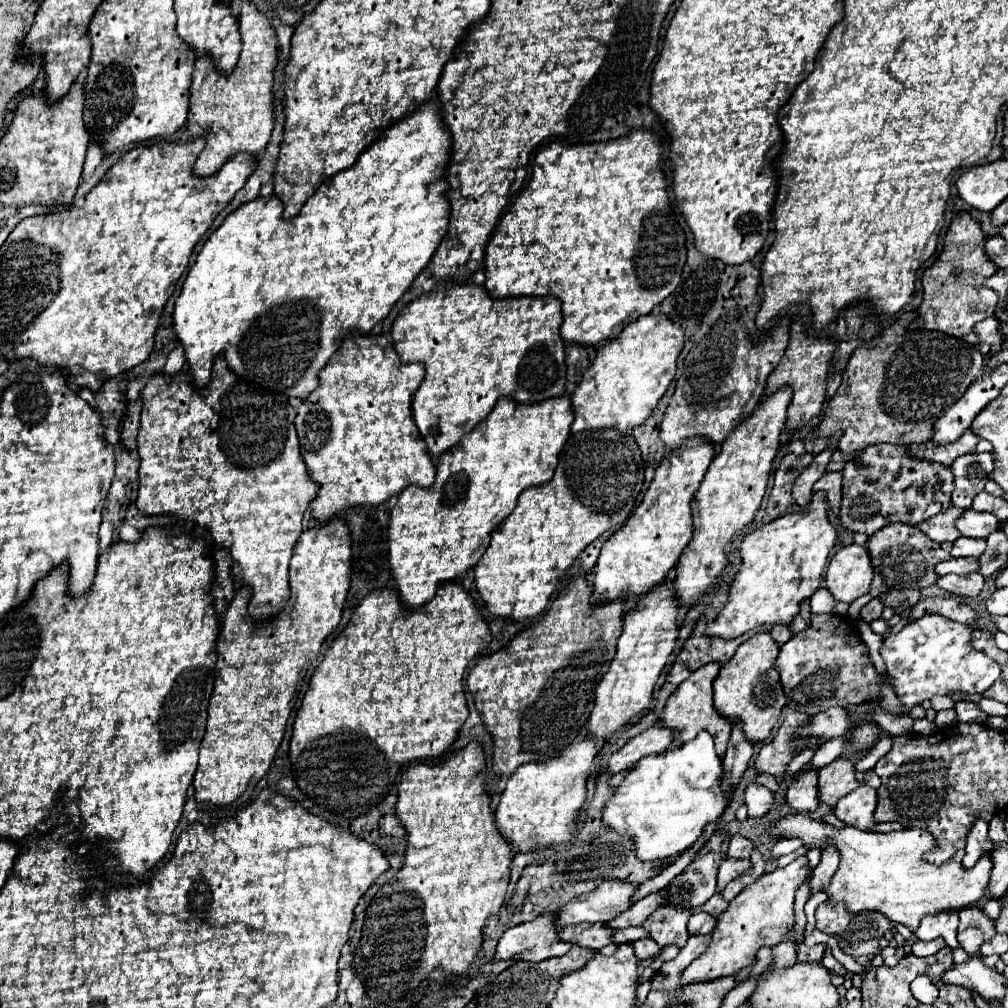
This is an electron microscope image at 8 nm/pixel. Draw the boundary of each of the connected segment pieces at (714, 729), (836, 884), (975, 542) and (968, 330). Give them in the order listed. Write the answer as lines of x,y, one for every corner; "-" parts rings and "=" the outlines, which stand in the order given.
720,663
704,665
702,669
694,671
684,683
680,683
678,689
666,701
666,707
660,713
660,721
662,721
662,727
672,729
672,733
674,733
674,739
672,739
670,747
680,747
680,745
688,743
690,739
694,739
700,731
706,729
714,737
716,753
720,753
724,757
726,745
728,745
728,739
730,739
730,733
732,733
732,725
712,705
712,683
714,683
718,671
720,671
=
794,813
780,817
766,833
774,839
798,837
808,849
824,849
824,841
836,843
836,849
840,849
840,865
832,875
830,887
824,889
828,893
828,903
844,903
850,913
884,913
890,921
906,925
912,933
918,929
920,919
928,913
938,913
950,907
962,909
980,901
986,893
992,871
992,861
988,857
984,857
984,861
978,861
976,867
964,869
960,863
962,851
958,851
958,855
954,855
944,865
926,863
922,855
932,851
936,847
936,841
924,829
902,829
894,833
862,831
848,825
834,829
826,821
812,819
804,813
=
960,537
954,541
954,547
950,551
952,557
980,557
980,553
984,553
986,549
986,541
984,539
968,539
968,537
=
960,213
950,223
944,247
932,267
924,271
924,299
918,307
918,315
924,321
924,329
942,331
952,337
958,337
970,345
978,343
974,335
974,323
992,317
996,309
996,293
984,287
984,279
992,277
998,267
984,255
984,233
980,223
968,213

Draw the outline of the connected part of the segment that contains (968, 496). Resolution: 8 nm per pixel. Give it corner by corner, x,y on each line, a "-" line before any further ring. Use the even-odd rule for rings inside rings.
968,453
958,457
952,463
954,473
954,493
952,505
956,507
970,507
976,493
980,493
994,469
992,453

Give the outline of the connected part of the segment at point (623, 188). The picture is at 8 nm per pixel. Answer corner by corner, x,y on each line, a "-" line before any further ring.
634,129
614,141
608,143
588,143
588,145
568,145
564,141
550,141
544,145
536,157
532,167
532,177
526,183
526,187
516,195
510,209
500,219
484,255
484,269
486,269
486,289
492,293
492,297
520,297
520,295
532,295
532,297
544,297
552,295
562,301
562,339
568,343
582,343
582,345
596,345
604,339
614,339
620,335
626,323
632,323
634,319
648,315
656,305
660,305
680,283
682,279
682,267
686,261
686,235
680,223
674,217
670,197
666,193
666,175
662,169
664,163
664,147
662,139
648,131
648,129

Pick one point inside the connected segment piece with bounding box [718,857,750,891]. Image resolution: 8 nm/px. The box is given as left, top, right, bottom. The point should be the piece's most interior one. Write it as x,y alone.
729,868

